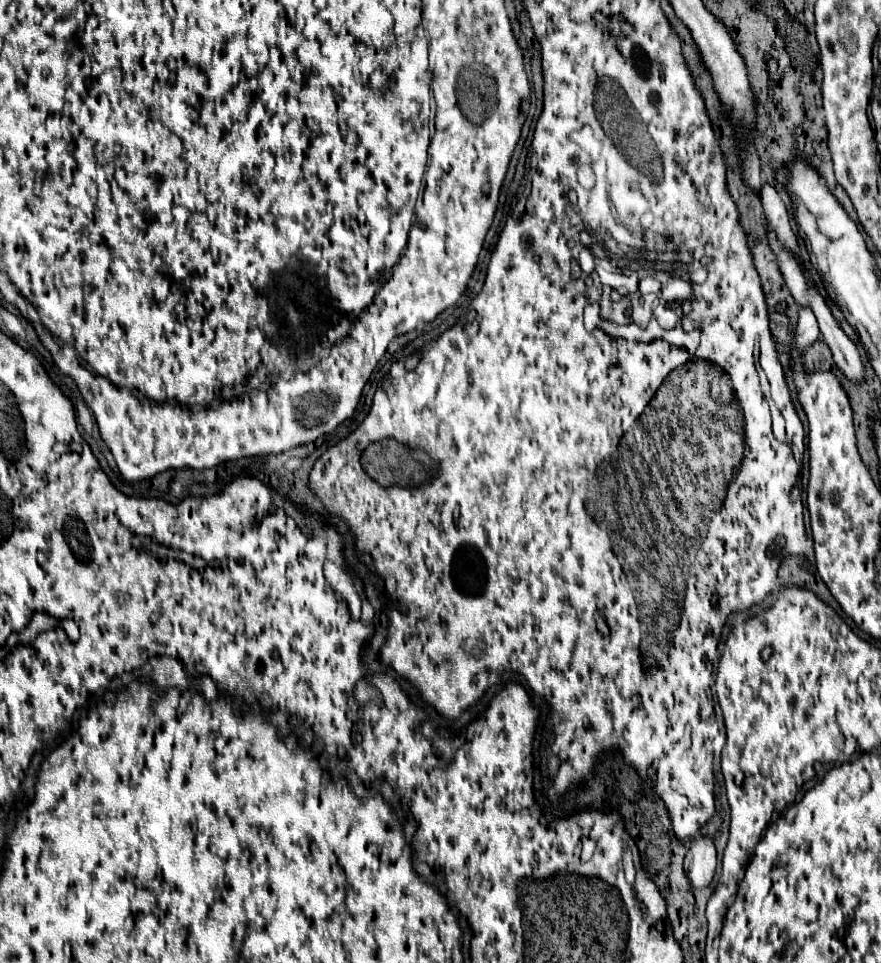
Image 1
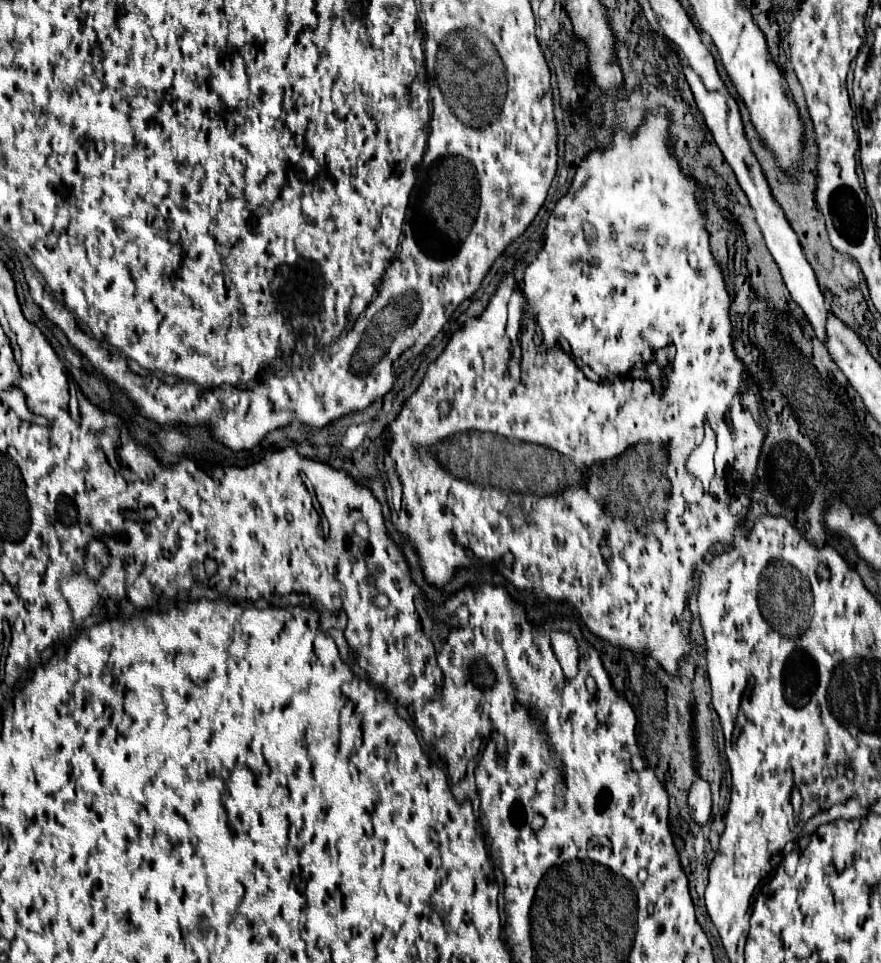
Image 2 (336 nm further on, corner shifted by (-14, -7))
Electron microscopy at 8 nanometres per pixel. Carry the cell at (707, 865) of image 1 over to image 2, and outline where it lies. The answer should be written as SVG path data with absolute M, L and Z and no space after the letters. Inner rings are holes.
M697 776L689 788L689 808L697 824L707 824L711 820L711 790L709 782Z

